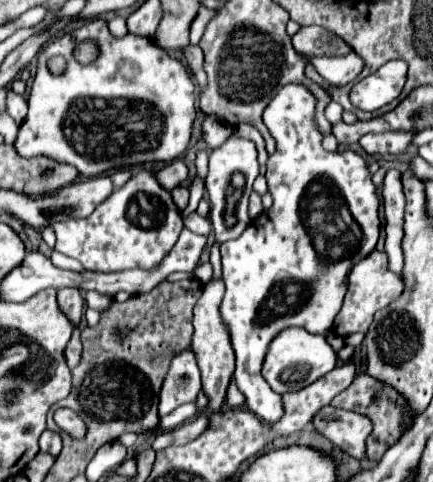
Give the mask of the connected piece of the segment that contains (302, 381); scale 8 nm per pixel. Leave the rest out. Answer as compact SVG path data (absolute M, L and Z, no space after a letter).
M288 328L280 332L272 342L272 348L264 360L262 372L274 392L286 394L286 392L296 392L310 386L312 382L326 376L334 368L336 368L336 352L326 342L326 336L310 334L304 328Z

